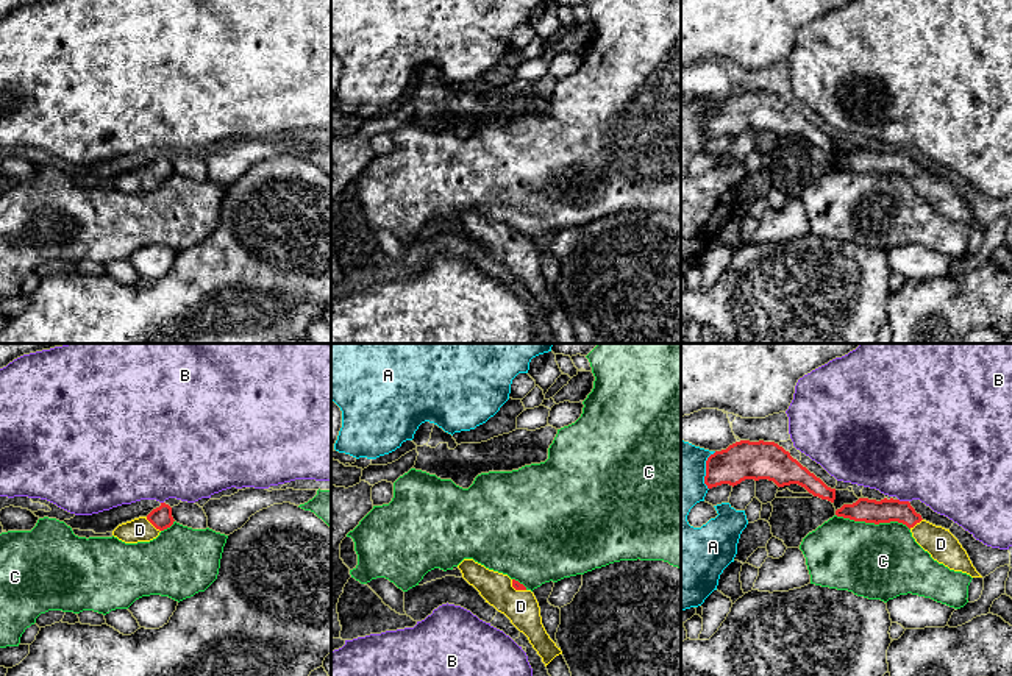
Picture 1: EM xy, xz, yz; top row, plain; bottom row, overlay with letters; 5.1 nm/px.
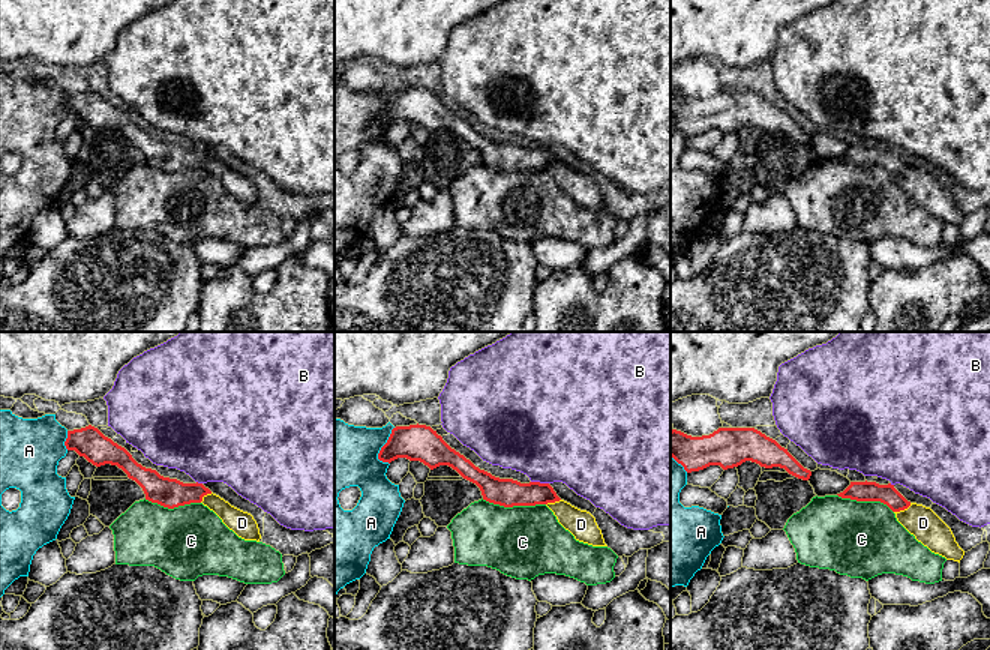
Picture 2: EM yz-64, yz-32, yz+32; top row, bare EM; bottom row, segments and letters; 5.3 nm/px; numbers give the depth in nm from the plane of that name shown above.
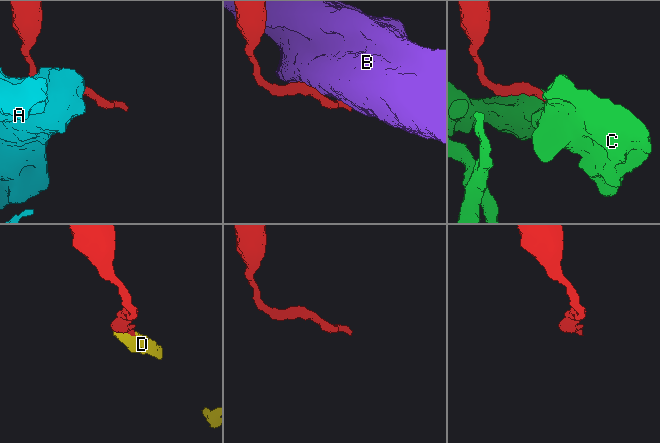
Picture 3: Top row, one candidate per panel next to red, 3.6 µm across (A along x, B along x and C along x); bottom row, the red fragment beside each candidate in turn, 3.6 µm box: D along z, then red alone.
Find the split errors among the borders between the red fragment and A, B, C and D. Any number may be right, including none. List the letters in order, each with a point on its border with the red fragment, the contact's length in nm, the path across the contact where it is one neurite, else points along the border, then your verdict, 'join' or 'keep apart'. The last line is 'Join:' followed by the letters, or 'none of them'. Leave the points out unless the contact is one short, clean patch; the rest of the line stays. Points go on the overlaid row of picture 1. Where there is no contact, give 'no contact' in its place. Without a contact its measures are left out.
A: contact yz (706, 470); length 200 nm; keep apart
B: contact yz (903, 501); length 60 nm; border yz (898, 498), (908, 501); keep apart
C: contact yz (873, 522); length 400 nm; keep apart
D: contact xy (153, 525); length 110 nm; way xy (161, 517), (153, 525), (139, 530); join
Join: D

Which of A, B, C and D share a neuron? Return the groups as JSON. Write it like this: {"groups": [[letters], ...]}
{"groups": [["A"], ["B"], ["C"], ["D"]]}

